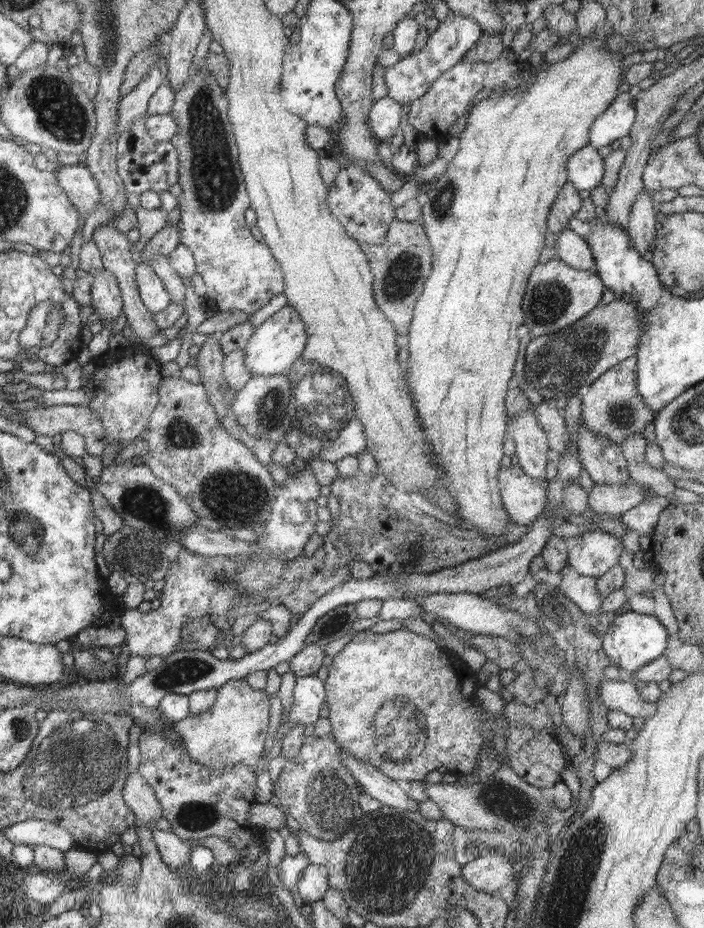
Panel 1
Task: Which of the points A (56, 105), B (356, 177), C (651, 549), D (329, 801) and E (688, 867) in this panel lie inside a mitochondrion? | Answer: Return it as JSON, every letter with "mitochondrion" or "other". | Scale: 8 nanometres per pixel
{"A":"mitochondrion","B":"other","C":"other","D":"mitochondrion","E":"mitochondrion"}

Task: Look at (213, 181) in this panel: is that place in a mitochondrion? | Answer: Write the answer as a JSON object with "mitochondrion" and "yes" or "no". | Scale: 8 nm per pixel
{"mitochondrion":"yes"}

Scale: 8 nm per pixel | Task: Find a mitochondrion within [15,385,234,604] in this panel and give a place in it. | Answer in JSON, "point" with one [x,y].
{"point":[146,503]}

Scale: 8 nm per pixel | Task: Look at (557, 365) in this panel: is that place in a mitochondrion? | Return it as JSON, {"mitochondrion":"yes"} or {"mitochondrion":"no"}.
{"mitochondrion":"yes"}

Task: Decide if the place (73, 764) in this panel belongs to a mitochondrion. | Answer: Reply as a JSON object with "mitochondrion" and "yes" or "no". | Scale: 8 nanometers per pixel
{"mitochondrion":"yes"}

